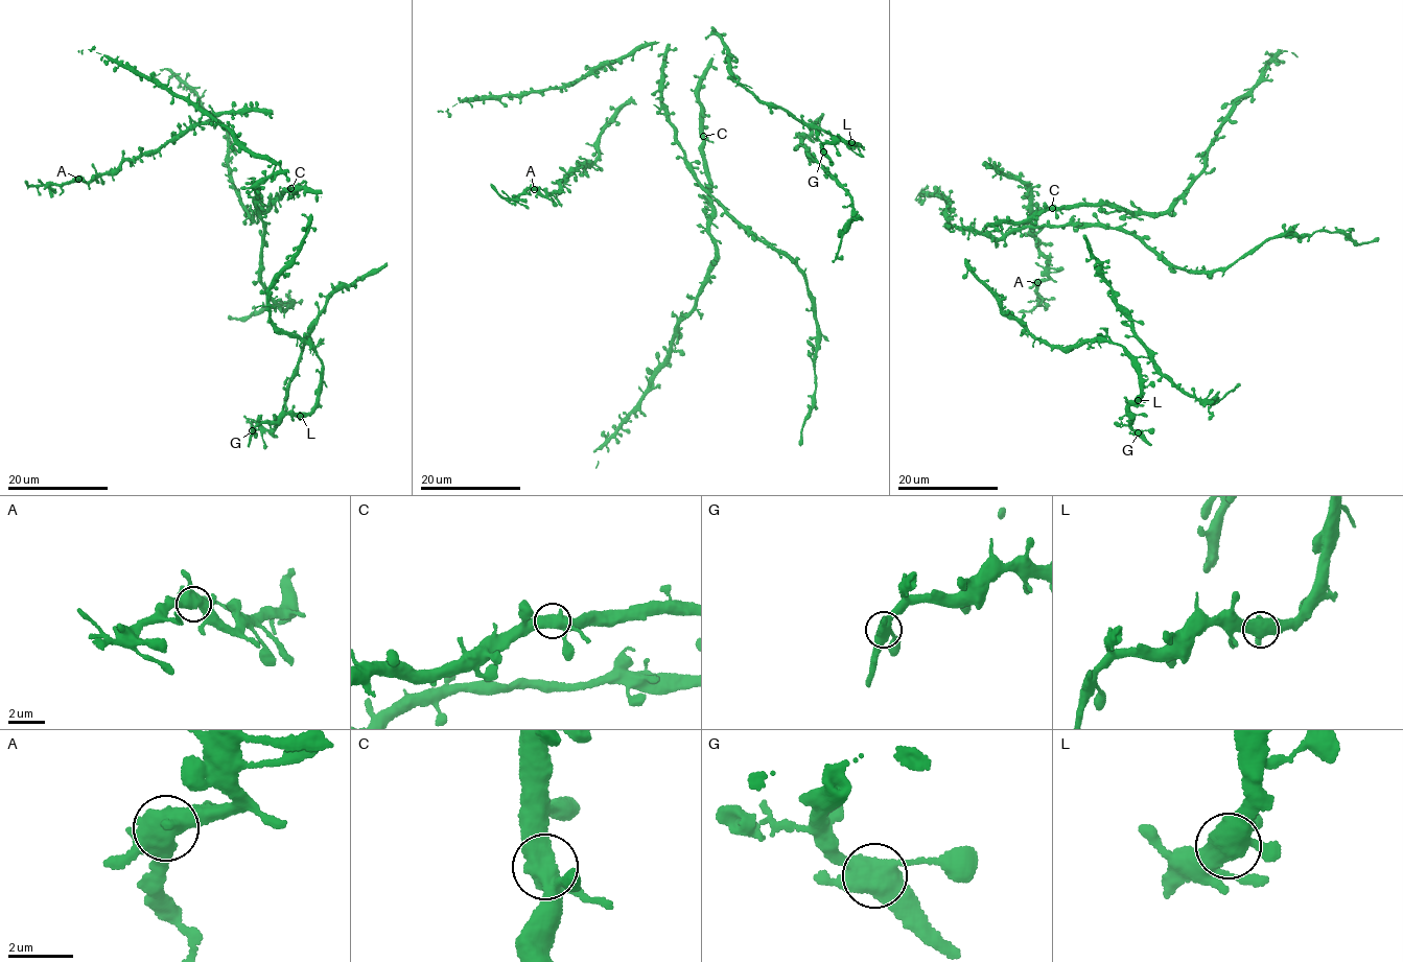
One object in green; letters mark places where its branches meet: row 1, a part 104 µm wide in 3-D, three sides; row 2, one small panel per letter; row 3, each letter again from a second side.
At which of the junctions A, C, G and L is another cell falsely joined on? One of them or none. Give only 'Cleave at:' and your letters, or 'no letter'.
Cleave at: G

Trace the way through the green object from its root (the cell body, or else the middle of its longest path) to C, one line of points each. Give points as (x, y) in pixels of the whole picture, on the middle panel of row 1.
C: (708, 201), (709, 178), (703, 136)

